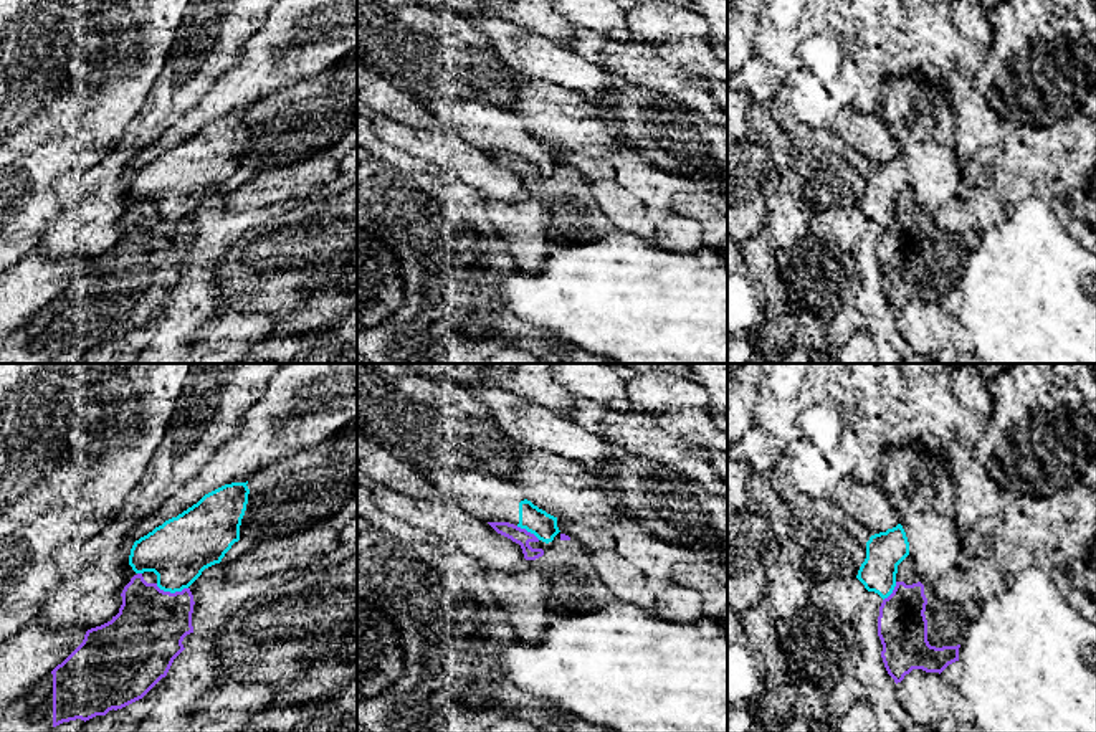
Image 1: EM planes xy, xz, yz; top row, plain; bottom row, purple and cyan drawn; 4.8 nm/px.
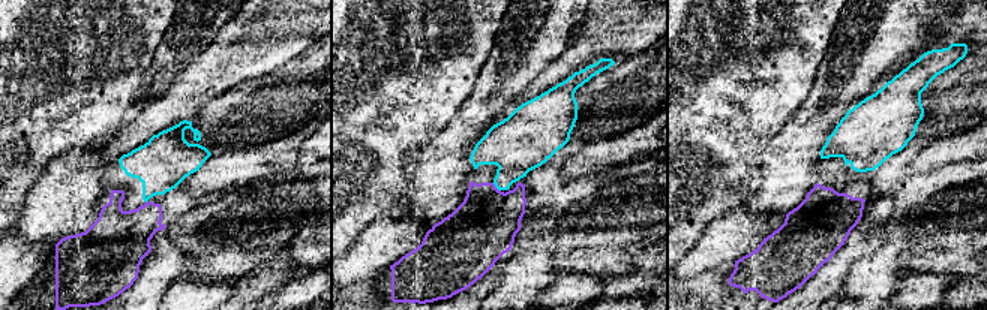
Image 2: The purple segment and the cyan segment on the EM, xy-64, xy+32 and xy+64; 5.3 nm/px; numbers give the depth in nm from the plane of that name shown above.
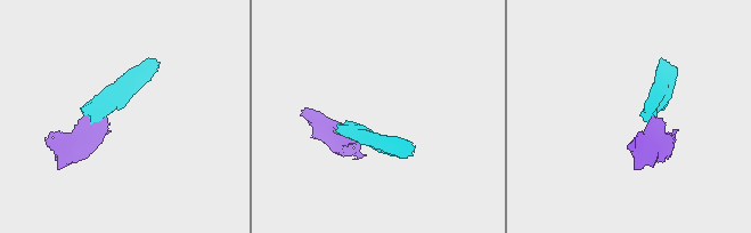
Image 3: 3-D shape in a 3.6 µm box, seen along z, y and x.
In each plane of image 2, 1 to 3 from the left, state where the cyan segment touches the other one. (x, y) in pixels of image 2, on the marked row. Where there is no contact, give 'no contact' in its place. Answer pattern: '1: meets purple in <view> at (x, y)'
1: no contact
2: meets purple in xy+32 at (495, 187)
3: no contact

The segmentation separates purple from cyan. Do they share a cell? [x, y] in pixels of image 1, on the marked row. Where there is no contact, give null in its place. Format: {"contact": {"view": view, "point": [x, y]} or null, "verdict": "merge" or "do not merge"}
{"contact": {"view": "xy", "point": [172, 594]}, "verdict": "do not merge"}

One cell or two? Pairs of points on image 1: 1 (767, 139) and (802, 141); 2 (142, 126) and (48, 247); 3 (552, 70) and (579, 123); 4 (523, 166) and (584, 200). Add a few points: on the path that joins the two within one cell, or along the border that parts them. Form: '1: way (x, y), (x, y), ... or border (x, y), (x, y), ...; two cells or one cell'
1: border (786, 133), (789, 151); two cells
2: way (124, 156), (101, 194), (78, 217); one cell
3: border (539, 80), (549, 80), (574, 90); two cells
4: way (533, 182), (541, 190), (567, 194); one cell

